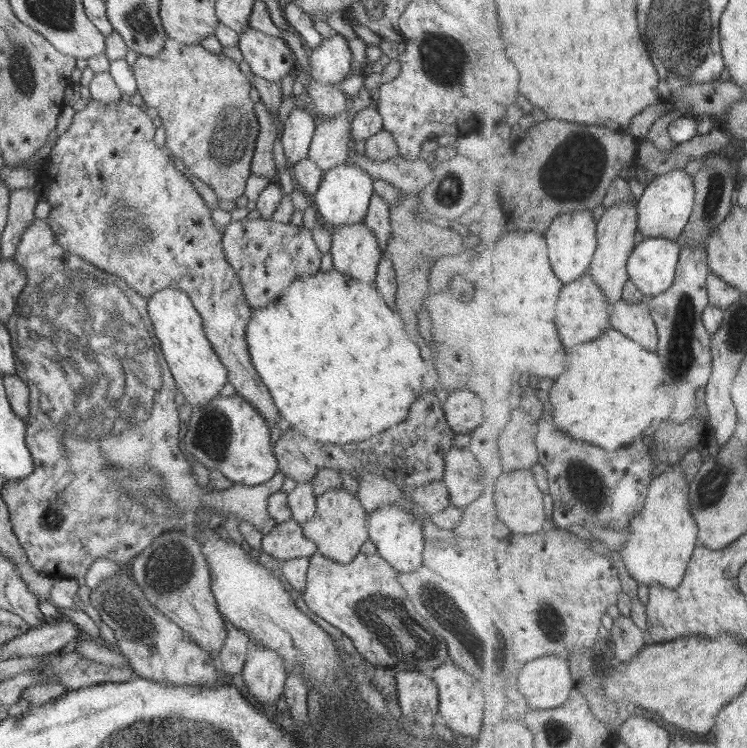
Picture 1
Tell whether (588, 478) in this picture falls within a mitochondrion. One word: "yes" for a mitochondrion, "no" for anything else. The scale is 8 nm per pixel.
yes

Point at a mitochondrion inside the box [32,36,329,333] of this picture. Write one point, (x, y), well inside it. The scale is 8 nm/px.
(231, 142)

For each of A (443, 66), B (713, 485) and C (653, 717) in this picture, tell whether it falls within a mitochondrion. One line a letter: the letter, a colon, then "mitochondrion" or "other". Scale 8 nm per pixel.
A: mitochondrion
B: mitochondrion
C: other

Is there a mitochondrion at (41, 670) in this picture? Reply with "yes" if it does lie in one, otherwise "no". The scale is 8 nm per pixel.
no

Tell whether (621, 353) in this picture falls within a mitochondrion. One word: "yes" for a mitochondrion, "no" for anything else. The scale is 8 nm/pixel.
no

